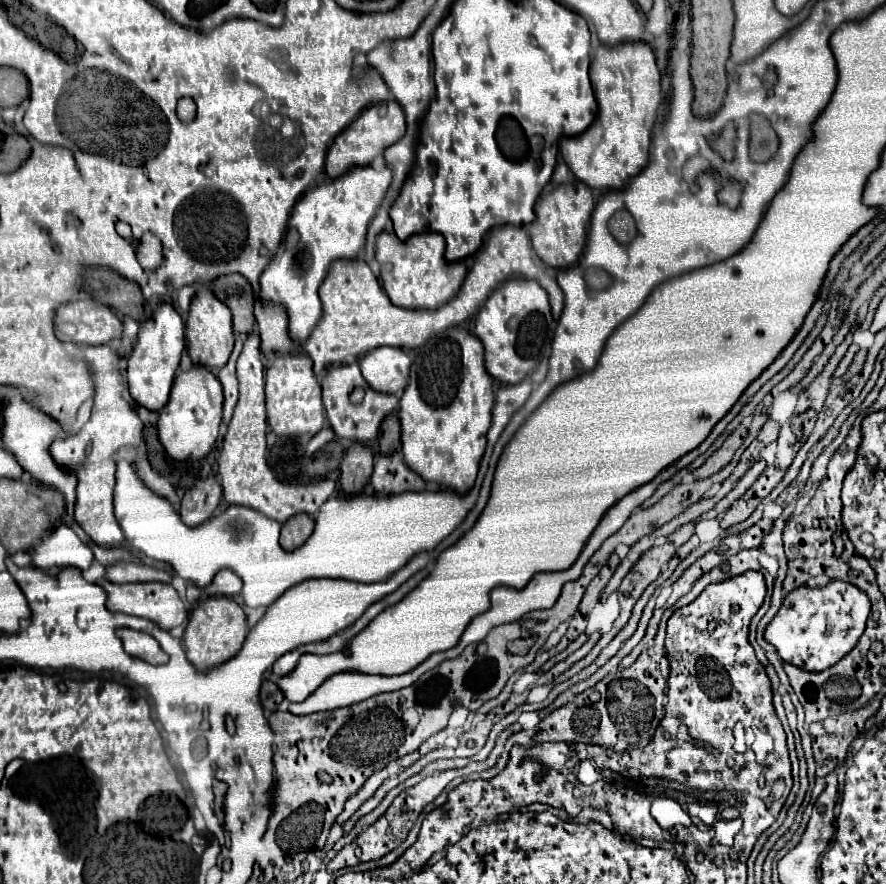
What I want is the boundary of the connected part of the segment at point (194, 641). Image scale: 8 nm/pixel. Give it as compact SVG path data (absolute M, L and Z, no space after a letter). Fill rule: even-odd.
M210 596L198 600L198 606L188 616L184 630L184 650L188 660L198 670L206 670L232 658L242 648L246 634L248 634L248 624L242 606L234 600L226 600L226 596Z

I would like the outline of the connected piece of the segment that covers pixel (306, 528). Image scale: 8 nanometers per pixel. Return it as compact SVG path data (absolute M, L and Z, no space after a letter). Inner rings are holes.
M308 514L292 516L286 524L282 524L282 532L280 532L282 548L284 550L298 548L312 534L312 530L314 530L314 520Z

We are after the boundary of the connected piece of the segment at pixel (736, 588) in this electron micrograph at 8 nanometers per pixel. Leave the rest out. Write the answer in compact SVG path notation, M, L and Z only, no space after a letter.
M744 572L742 576L732 576L730 580L722 580L722 584L706 586L694 602L670 616L666 628L666 656L672 670L668 678L666 712L714 712L714 716L718 716L716 720L722 720L722 724L736 724L732 749L738 752L738 760L734 760L738 768L730 768L730 776L734 776L734 780L730 780L730 788L734 788L738 794L752 794L752 810L746 812L744 824L754 828L754 820L750 820L750 816L758 816L758 828L762 828L762 832L778 818L778 812L792 788L786 734L772 706L770 680L748 642L748 626L752 616L762 606L764 594L766 584L762 572Z

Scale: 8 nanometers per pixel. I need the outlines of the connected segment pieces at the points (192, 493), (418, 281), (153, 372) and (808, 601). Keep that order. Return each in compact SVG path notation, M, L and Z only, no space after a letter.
M216 476L198 480L194 486L190 486L186 490L184 498L182 498L182 506L180 506L182 522L188 526L198 526L198 524L206 522L208 518L212 518L214 510L218 508L218 502L222 498L220 480Z
M390 232L378 234L376 260L380 262L380 280L394 306L434 310L454 298L466 276L466 264L448 262L444 258L444 250L446 242L438 232L420 232L404 242Z
M158 302L152 318L140 324L134 350L128 358L128 388L132 398L148 410L160 410L168 402L174 374L184 352L184 322L178 310L168 302Z
M830 580L822 588L794 588L782 608L766 626L764 638L776 648L778 656L804 670L820 672L846 656L862 636L870 616L870 598L854 584Z

